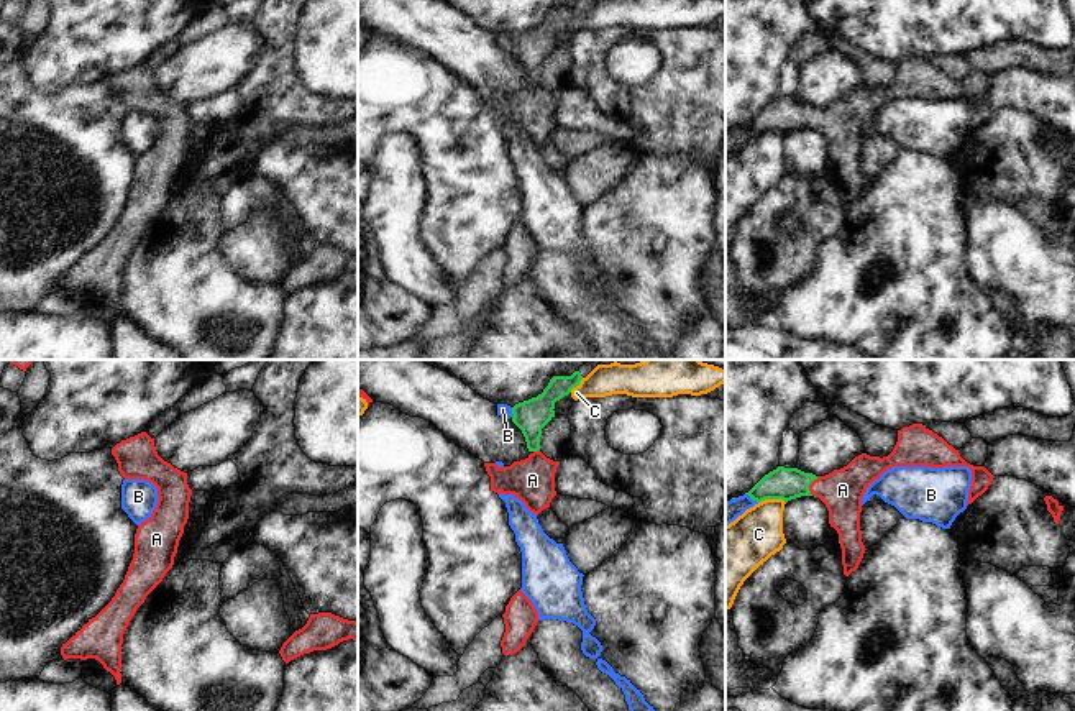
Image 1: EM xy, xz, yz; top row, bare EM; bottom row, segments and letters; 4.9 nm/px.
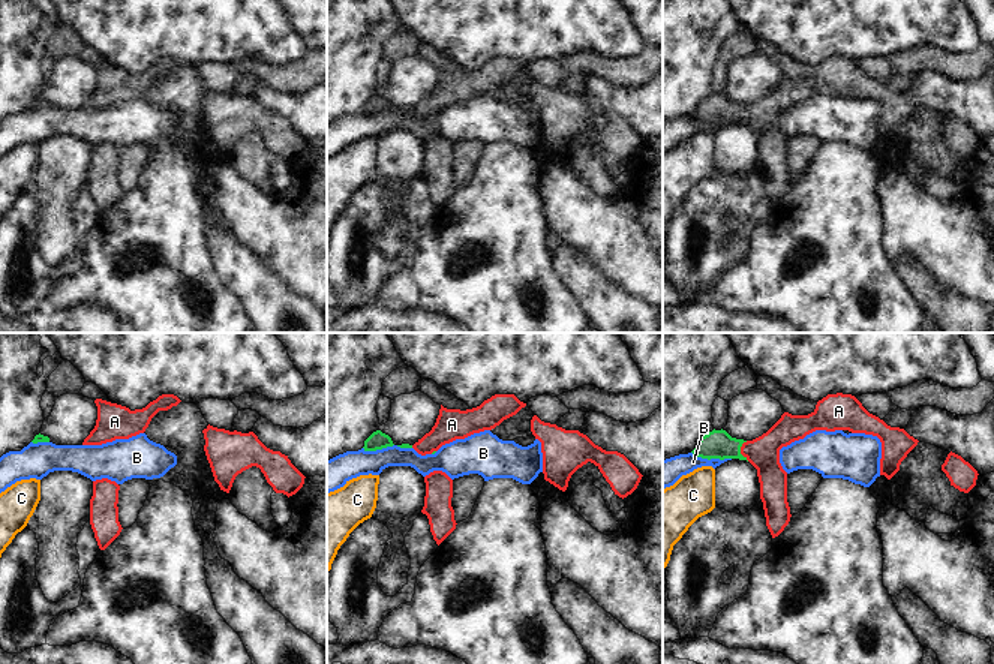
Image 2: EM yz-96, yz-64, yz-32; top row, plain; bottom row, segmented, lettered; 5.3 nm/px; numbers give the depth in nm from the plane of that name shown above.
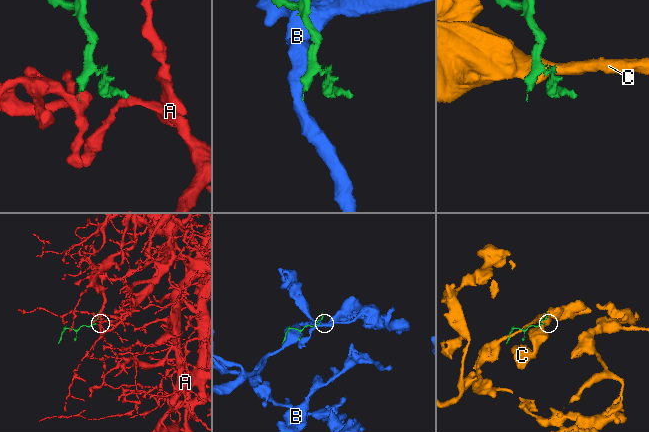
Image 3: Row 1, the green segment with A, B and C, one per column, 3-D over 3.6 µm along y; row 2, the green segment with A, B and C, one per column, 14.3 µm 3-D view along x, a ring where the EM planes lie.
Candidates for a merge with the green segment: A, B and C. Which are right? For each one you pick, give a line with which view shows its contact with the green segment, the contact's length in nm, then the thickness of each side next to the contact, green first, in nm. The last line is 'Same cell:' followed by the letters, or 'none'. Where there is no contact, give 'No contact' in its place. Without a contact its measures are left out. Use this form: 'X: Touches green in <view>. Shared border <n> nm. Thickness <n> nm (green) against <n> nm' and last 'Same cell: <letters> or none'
A: Touches green in yz. Shared border 110 nm. Thickness 160 nm (green) against 200 nm
Same cell: A

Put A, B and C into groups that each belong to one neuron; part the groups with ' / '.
A / B / C

